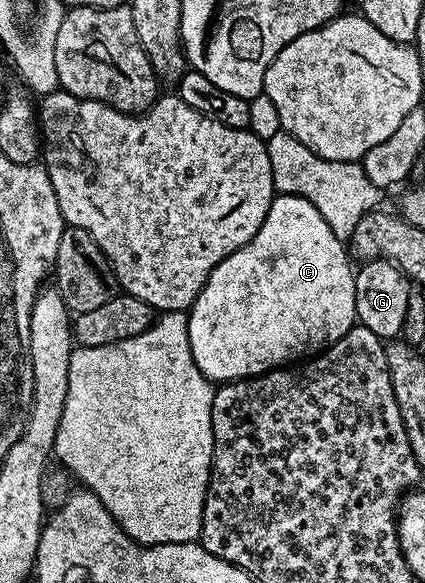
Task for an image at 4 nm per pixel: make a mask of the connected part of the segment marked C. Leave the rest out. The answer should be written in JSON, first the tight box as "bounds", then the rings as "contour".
{"bounds":[186,194,357,384],"contour":[[[276,194],[261,228],[257,228],[257,236],[253,236],[253,240],[249,240],[249,244],[237,248],[237,252],[225,256],[225,260],[221,260],[221,264],[217,264],[217,268],[213,268],[213,272],[209,272],[209,280],[205,280],[201,292],[195,298],[195,303],[186,311],[189,348],[197,368],[213,384],[238,382],[241,378],[255,378],[258,374],[268,374],[270,370],[290,367],[300,360],[307,360],[318,355],[328,346],[341,341],[357,322],[355,316],[356,267],[351,266],[351,262],[353,263],[353,258],[344,239],[333,236],[333,228],[329,228],[329,224],[325,224],[325,216],[321,216],[321,212],[317,212],[317,208],[313,208],[313,204],[309,204],[309,200],[305,200],[301,196]]]}

